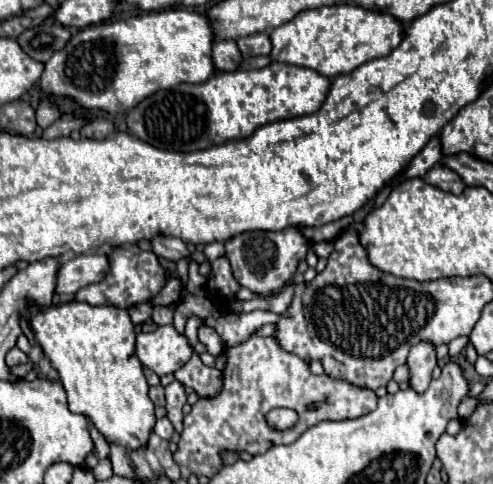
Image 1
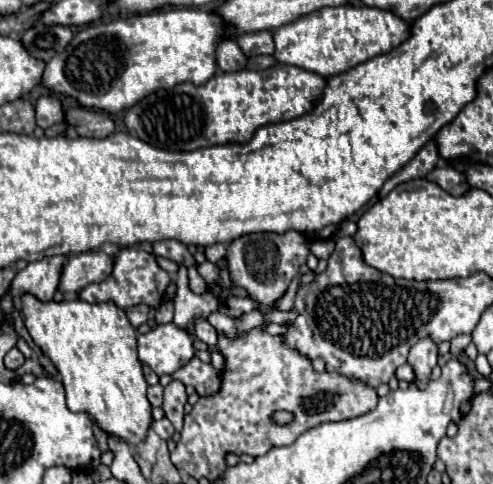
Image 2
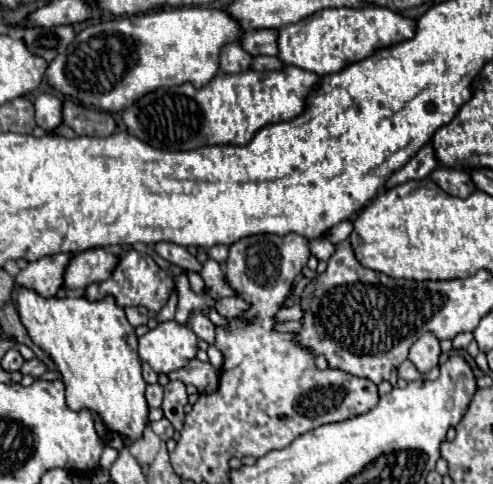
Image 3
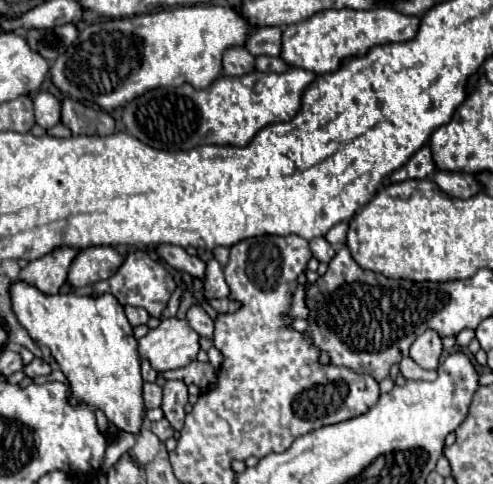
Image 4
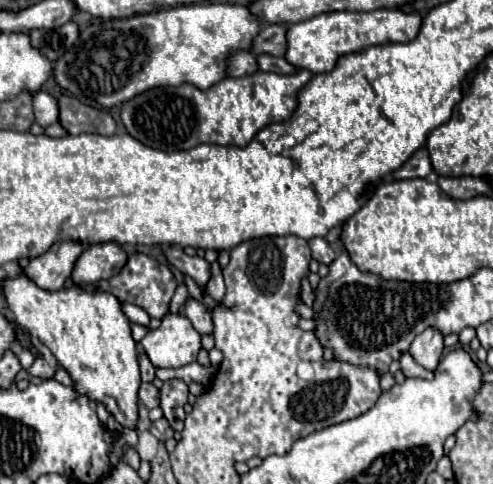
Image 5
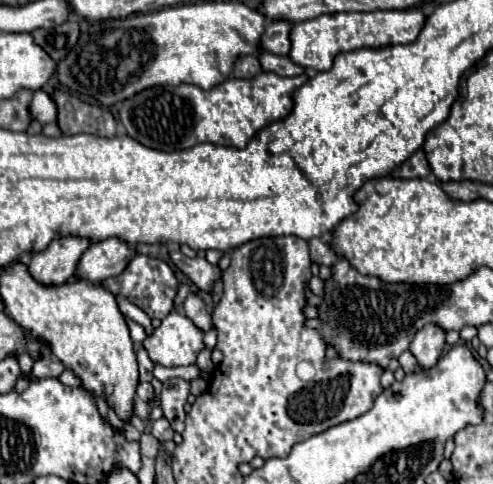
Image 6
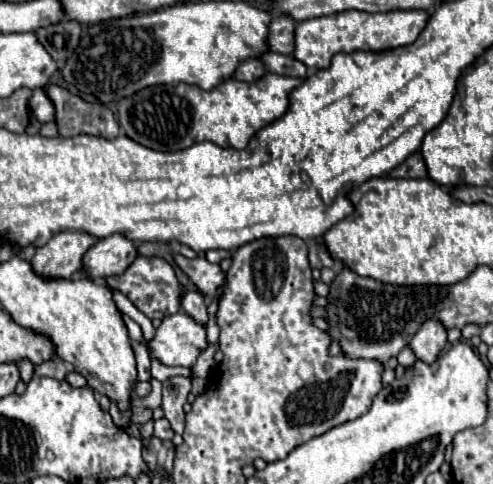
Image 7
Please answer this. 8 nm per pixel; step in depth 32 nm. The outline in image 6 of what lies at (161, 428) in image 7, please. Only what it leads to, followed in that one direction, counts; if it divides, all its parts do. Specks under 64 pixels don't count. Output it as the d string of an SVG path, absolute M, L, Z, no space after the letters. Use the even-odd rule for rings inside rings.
M160 418L160 420L156 420L156 422L152 424L152 436L158 438L160 442L166 442L166 440L172 440L174 430L170 428L170 424L168 424L166 418Z

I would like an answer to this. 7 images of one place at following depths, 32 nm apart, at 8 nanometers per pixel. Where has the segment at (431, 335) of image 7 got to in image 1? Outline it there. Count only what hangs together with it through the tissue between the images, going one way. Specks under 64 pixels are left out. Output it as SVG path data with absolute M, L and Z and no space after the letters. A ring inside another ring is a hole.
M428 340L418 342L408 354L408 368L410 368L410 386L418 392L424 392L430 384L432 370L436 366L436 346Z

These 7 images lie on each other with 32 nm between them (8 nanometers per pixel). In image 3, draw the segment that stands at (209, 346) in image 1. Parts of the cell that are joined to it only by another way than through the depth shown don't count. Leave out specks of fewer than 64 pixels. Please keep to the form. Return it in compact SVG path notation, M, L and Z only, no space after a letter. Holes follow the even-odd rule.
M194 310L190 314L190 320L188 322L190 322L190 328L196 332L198 338L206 340L208 344L214 344L214 324L210 322L210 318L204 312Z

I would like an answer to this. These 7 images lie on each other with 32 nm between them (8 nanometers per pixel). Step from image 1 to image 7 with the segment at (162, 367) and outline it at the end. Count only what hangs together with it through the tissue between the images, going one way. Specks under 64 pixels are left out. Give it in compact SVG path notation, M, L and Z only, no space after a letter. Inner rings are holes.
M186 312L166 316L156 330L154 340L148 344L150 354L166 366L194 366L202 350L210 346L206 328Z

